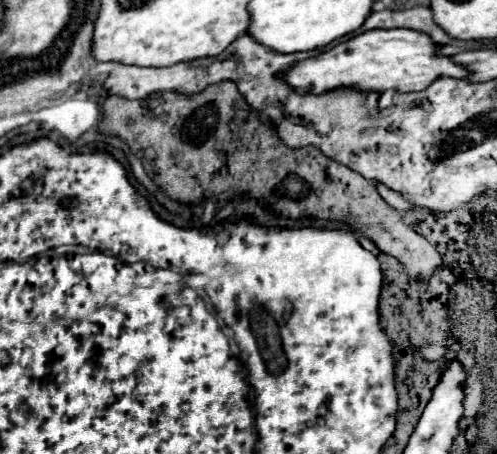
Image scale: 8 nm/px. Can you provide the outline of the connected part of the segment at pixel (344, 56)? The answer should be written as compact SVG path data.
M395 28L363 32L327 52L295 62L287 72L283 72L283 82L297 94L325 94L341 88L353 88L357 92L383 92L391 88L397 92L413 92L423 90L439 76L465 78L467 68L437 54L437 44L427 34Z

